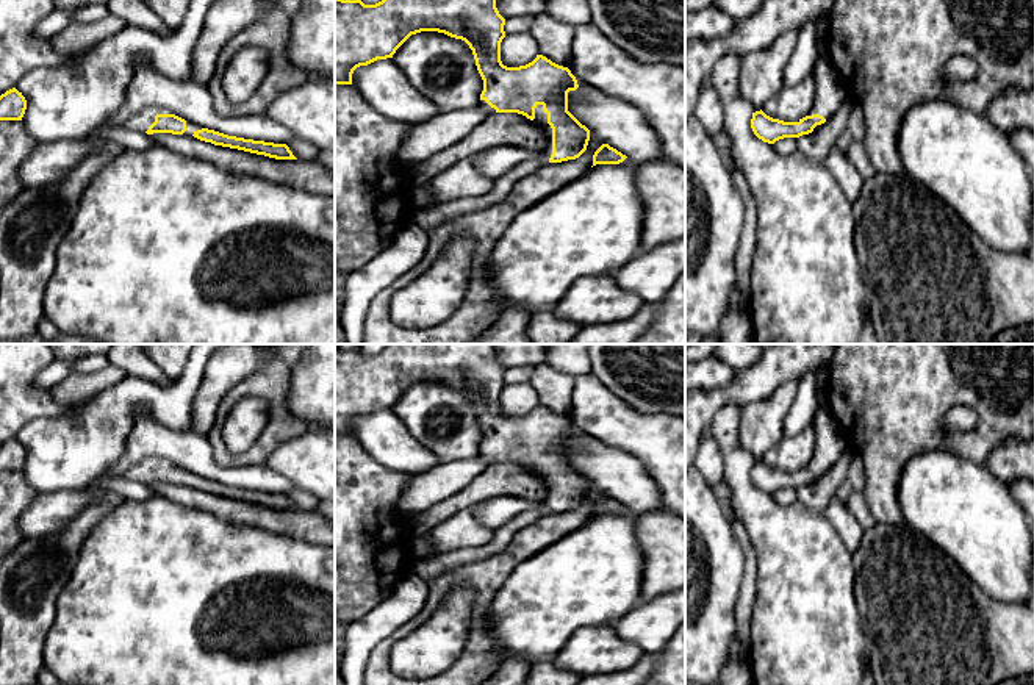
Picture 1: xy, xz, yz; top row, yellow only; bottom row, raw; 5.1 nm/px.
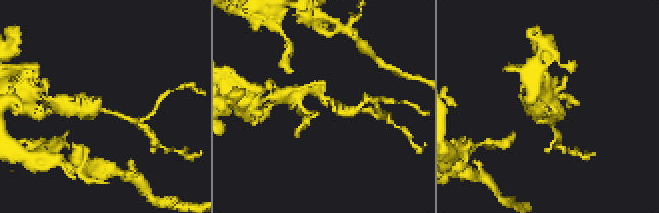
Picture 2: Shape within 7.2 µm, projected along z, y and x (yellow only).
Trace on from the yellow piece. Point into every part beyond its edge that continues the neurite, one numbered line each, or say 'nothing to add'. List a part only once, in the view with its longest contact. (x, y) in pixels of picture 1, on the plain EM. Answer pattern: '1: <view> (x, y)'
1: xz (540, 466)

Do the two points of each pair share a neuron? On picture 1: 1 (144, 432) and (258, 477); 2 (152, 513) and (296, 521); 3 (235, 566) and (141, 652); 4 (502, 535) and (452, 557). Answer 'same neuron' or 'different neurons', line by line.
1: same neuron
2: different neurons
3: same neuron
4: same neuron

